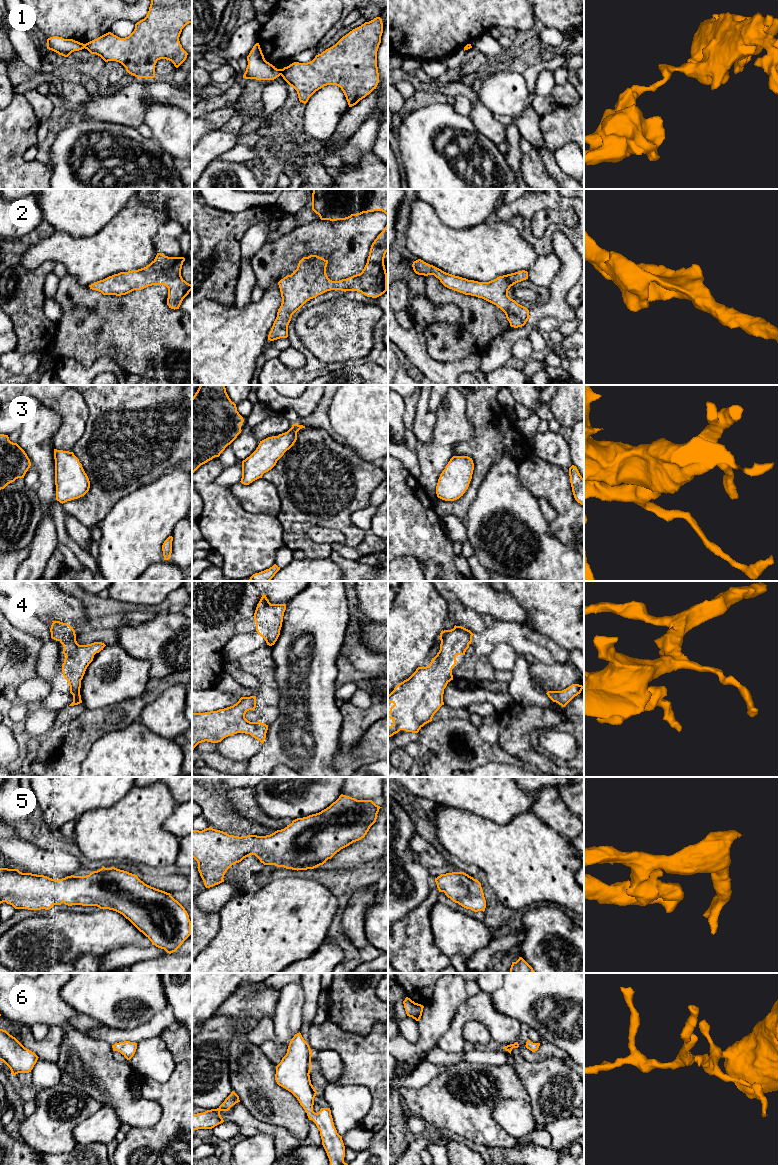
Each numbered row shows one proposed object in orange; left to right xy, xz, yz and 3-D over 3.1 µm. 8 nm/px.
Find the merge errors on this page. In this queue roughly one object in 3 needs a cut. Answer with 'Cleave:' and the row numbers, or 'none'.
Cleave: 1

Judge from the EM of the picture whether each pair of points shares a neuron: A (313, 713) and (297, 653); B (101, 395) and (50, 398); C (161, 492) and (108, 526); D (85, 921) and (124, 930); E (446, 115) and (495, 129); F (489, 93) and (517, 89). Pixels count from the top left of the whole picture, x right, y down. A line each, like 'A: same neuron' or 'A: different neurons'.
A: same neuron
B: different neurons
C: same neuron
D: same neuron
E: different neurons
F: same neuron

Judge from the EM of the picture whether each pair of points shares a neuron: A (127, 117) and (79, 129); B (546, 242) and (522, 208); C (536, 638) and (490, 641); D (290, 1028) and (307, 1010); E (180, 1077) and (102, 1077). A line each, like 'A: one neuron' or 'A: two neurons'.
A: two neurons
B: one neuron
C: two neurons
D: two neurons
E: two neurons

